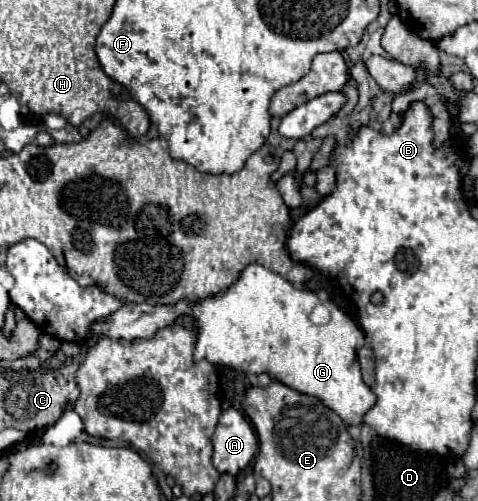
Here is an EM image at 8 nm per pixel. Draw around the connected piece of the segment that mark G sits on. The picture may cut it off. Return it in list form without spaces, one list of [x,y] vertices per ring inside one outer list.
[[[251,263],[223,293],[205,297],[197,303],[191,303],[189,299],[181,299],[173,305],[127,303],[113,313],[107,323],[93,325],[87,345],[93,345],[95,335],[111,339],[149,339],[165,327],[179,325],[183,317],[191,317],[193,329],[197,331],[195,361],[207,359],[217,367],[231,367],[245,375],[267,373],[273,381],[317,397],[333,409],[345,425],[359,425],[375,403],[373,391],[361,379],[357,361],[357,351],[363,347],[365,335],[356,320],[331,301],[325,301],[331,311],[329,323],[311,323],[309,313],[319,303],[321,301],[313,291],[289,283],[263,265]]]

